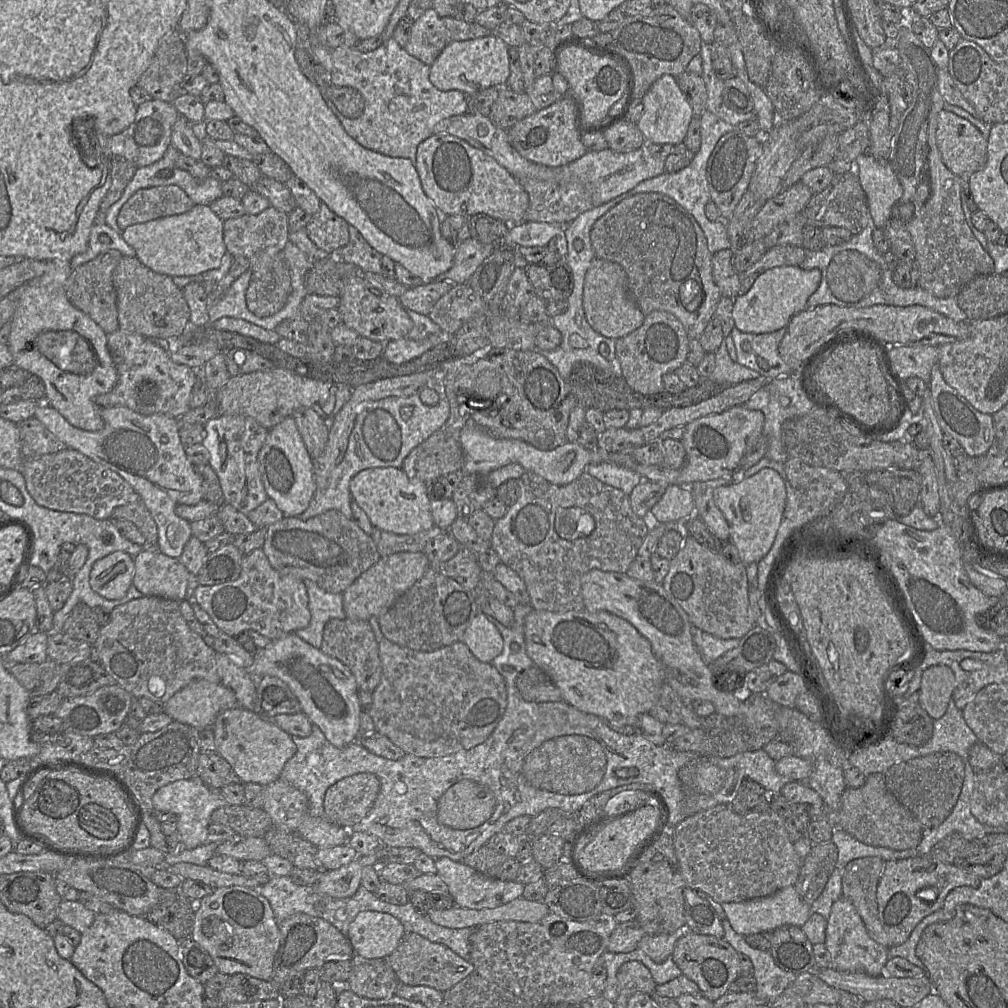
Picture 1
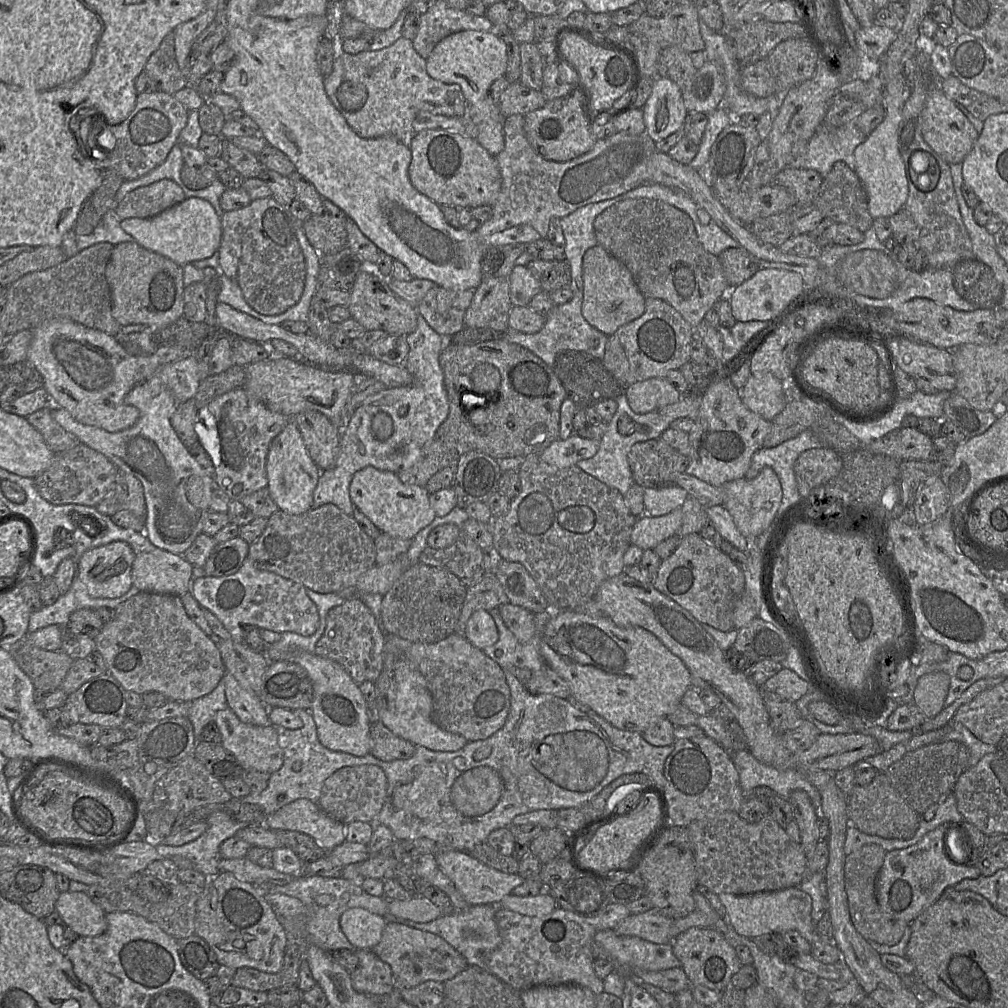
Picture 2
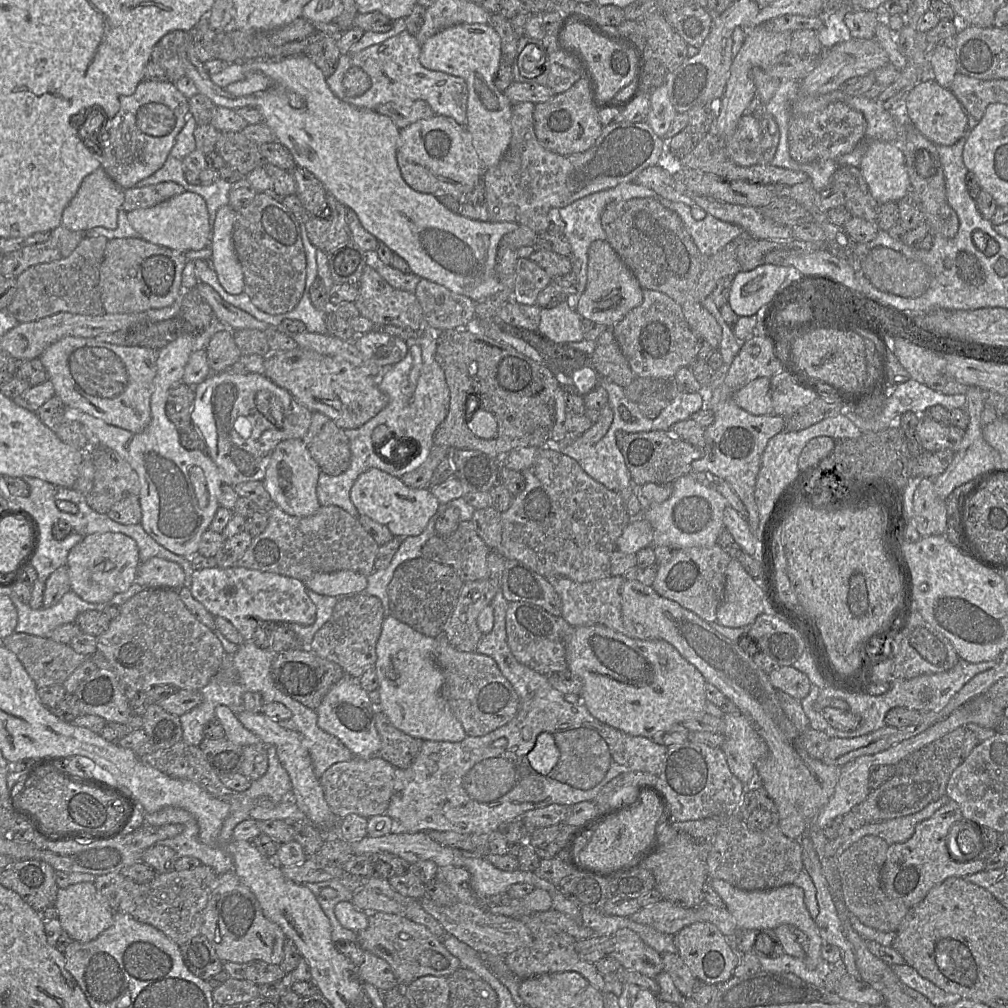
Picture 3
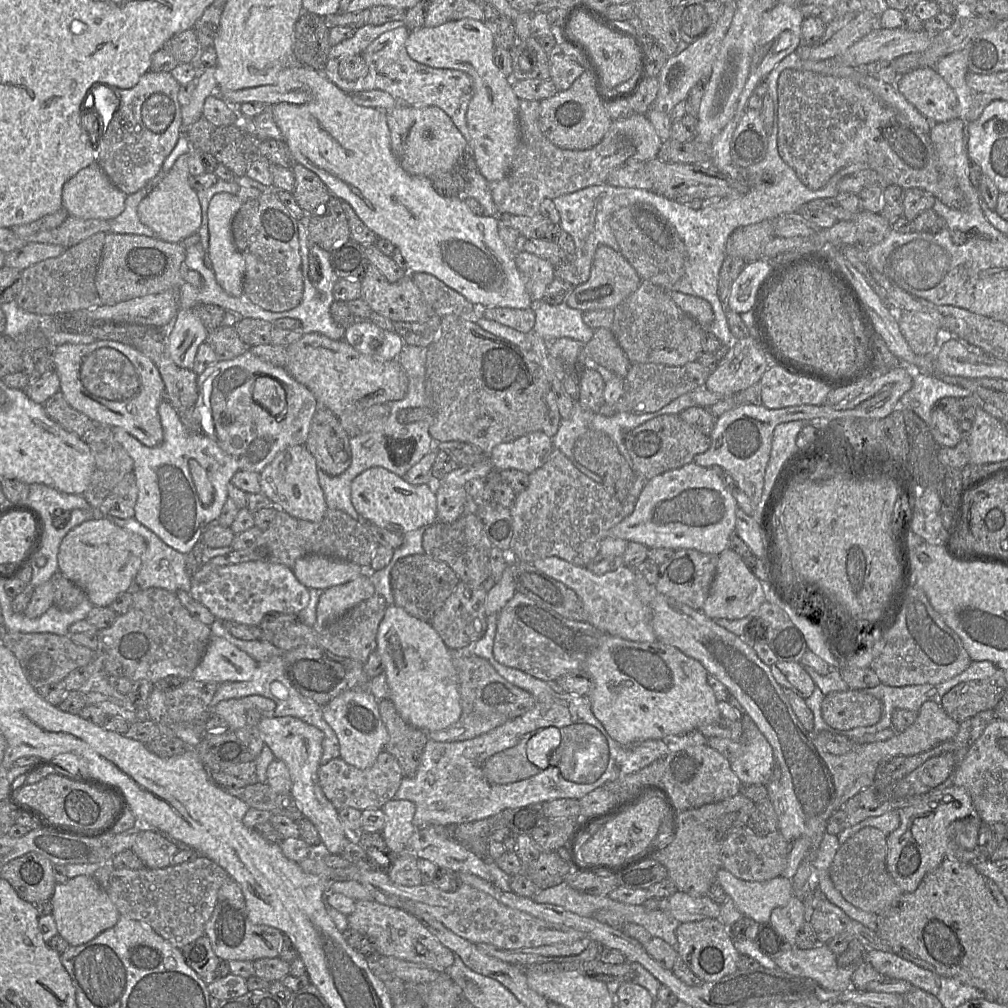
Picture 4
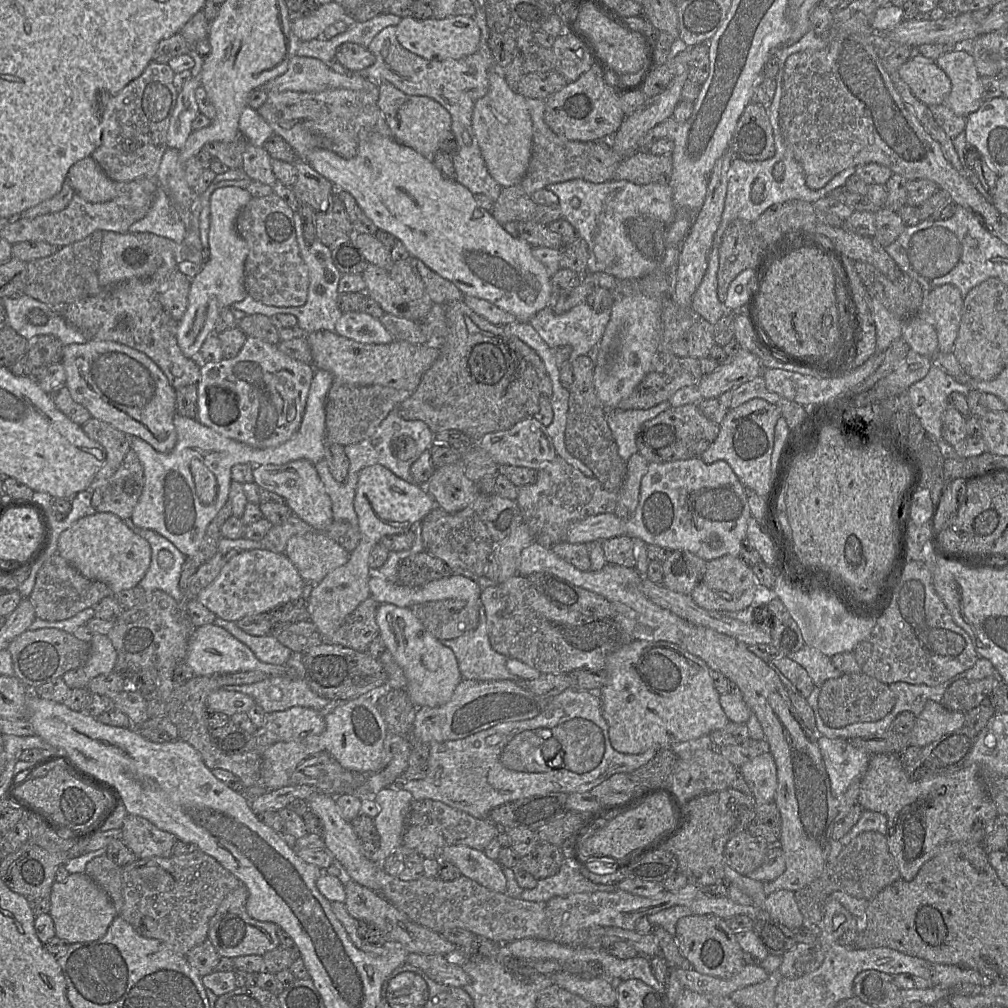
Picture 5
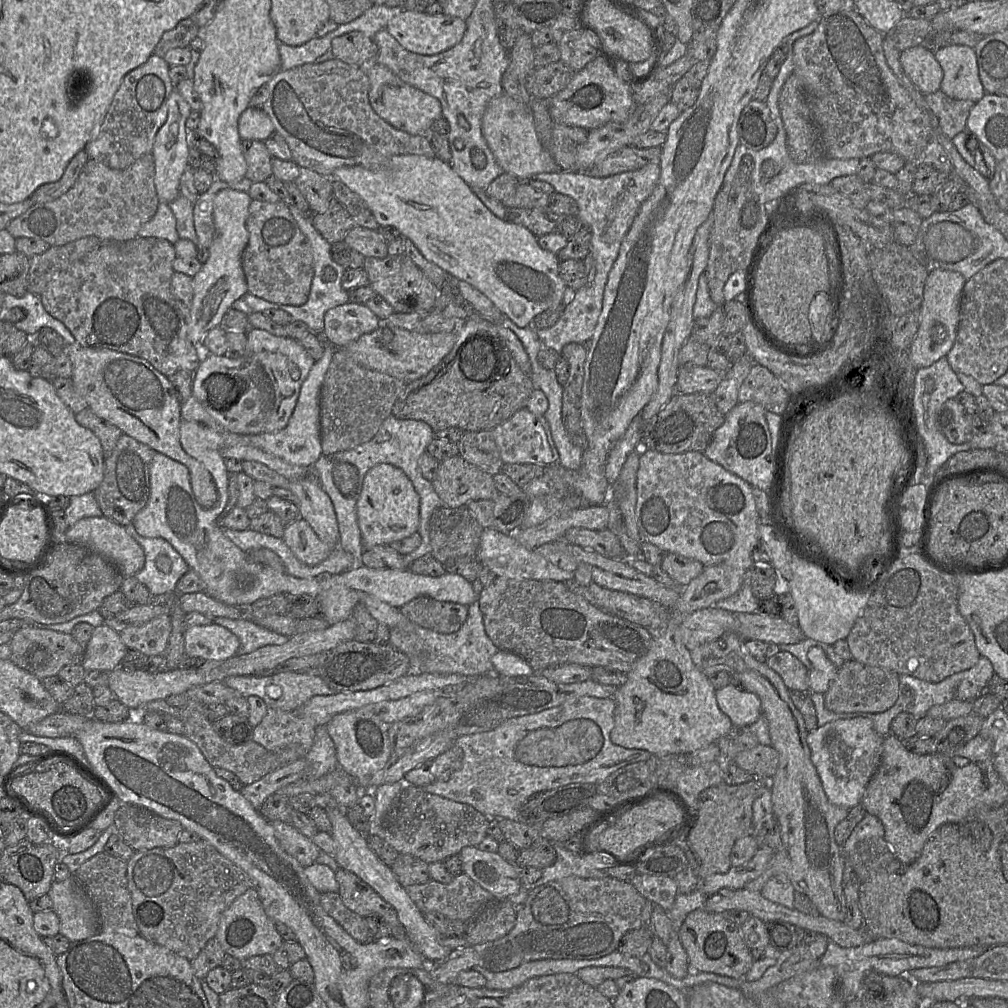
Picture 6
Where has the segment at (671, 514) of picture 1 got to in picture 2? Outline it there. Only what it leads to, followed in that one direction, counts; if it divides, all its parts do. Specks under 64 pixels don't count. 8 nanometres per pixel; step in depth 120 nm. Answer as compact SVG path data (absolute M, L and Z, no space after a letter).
M676 484L644 488L644 505L652 517L659 517L682 507L689 494Z

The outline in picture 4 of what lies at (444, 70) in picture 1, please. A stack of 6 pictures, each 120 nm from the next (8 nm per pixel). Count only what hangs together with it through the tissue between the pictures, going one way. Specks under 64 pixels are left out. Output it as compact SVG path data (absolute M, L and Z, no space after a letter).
M474 19L449 21L437 27L421 27L411 31L406 41L411 59L432 68L465 72L473 82L474 95L467 111L467 126L471 137L469 148L476 166L489 182L504 179L512 169L520 143L519 104L513 82L505 77L494 63L495 41L491 30Z

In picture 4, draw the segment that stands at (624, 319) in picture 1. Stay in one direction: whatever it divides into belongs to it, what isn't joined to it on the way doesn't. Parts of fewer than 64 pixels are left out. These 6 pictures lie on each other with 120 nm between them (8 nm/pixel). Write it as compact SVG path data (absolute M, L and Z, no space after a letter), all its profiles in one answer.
M600 245L594 255L591 274L585 283L572 289L565 303L582 312L590 310L614 309L641 285L641 279L629 262L613 248Z

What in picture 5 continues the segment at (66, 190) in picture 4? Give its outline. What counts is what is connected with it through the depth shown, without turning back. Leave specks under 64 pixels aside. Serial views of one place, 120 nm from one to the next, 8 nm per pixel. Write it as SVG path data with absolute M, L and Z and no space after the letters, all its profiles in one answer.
M91 157L76 162L69 169L66 179L74 192L88 202L103 203L116 197L115 182Z

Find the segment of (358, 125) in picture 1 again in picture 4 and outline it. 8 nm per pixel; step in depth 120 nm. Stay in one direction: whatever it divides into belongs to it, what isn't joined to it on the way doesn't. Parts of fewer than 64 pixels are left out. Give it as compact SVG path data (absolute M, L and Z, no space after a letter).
M404 25L387 31L375 39L362 53L368 66L367 75L351 81L352 83L362 83L365 87L363 90L345 89L345 91L353 95L361 91L382 90L395 98L399 104L413 107L438 107L451 118L469 147L471 137L467 126L467 111L474 95L472 79L460 70L432 68L411 59L405 46L409 33L410 31Z

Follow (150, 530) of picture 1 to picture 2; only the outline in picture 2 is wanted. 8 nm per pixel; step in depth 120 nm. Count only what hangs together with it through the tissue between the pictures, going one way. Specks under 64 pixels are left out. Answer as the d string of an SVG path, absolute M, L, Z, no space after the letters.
M118 468L114 488L95 508L109 517L127 510L146 523L147 507L141 482L132 474Z

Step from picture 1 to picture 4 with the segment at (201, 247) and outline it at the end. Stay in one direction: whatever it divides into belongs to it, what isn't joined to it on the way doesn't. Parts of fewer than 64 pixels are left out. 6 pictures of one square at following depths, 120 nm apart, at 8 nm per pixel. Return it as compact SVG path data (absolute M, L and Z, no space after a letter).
M191 153L181 155L137 208L140 221L154 231L158 239L165 242L182 243L184 239L197 234L201 227L201 205L197 192L189 184L190 155Z

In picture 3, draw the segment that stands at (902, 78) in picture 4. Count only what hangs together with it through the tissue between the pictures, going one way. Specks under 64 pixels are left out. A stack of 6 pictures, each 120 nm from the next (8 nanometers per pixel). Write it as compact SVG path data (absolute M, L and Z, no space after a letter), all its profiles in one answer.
M927 78L916 84L904 98L907 116L912 125L935 145L952 145L968 133L968 120L953 93Z

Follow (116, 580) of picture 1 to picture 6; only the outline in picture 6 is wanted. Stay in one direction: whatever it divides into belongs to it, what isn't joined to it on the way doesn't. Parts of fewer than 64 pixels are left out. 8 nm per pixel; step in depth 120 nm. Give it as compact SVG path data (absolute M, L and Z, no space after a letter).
M86 517L69 526L62 540L81 545L100 555L112 563L124 577L134 576L145 564L145 553L138 542L130 536L125 527L116 522L101 517Z

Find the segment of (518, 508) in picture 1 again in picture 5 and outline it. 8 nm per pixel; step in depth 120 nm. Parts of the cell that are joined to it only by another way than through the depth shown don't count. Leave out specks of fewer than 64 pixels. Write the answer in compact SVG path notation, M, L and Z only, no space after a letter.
M557 455L538 470L534 483L518 487L516 502L534 541L548 549L559 543L568 543L566 536L573 523L598 514L614 513L619 504L617 493L607 491L596 478L585 476Z

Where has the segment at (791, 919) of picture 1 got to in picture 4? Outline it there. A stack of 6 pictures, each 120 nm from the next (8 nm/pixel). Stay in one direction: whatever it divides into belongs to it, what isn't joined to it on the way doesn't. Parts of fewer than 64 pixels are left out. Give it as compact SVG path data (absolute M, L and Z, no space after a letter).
M720 868L715 883L731 898L743 916L757 923L770 922L773 909L785 906L794 896L791 880L782 876L761 882L749 882Z

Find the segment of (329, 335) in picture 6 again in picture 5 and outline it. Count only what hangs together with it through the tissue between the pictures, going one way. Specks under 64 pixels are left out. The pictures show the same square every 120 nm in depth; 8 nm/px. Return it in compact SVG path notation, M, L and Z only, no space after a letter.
M362 311L343 313L336 322L335 332L364 344L388 344L394 340L377 318Z

